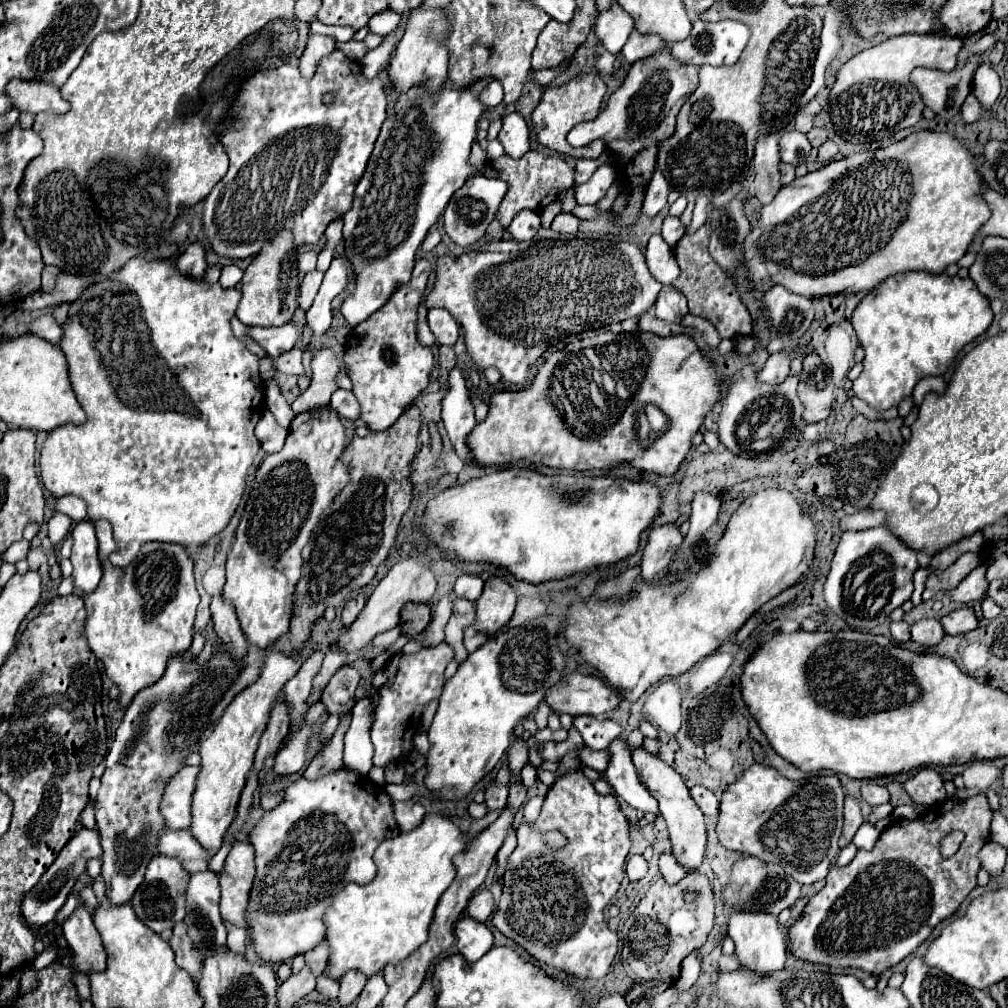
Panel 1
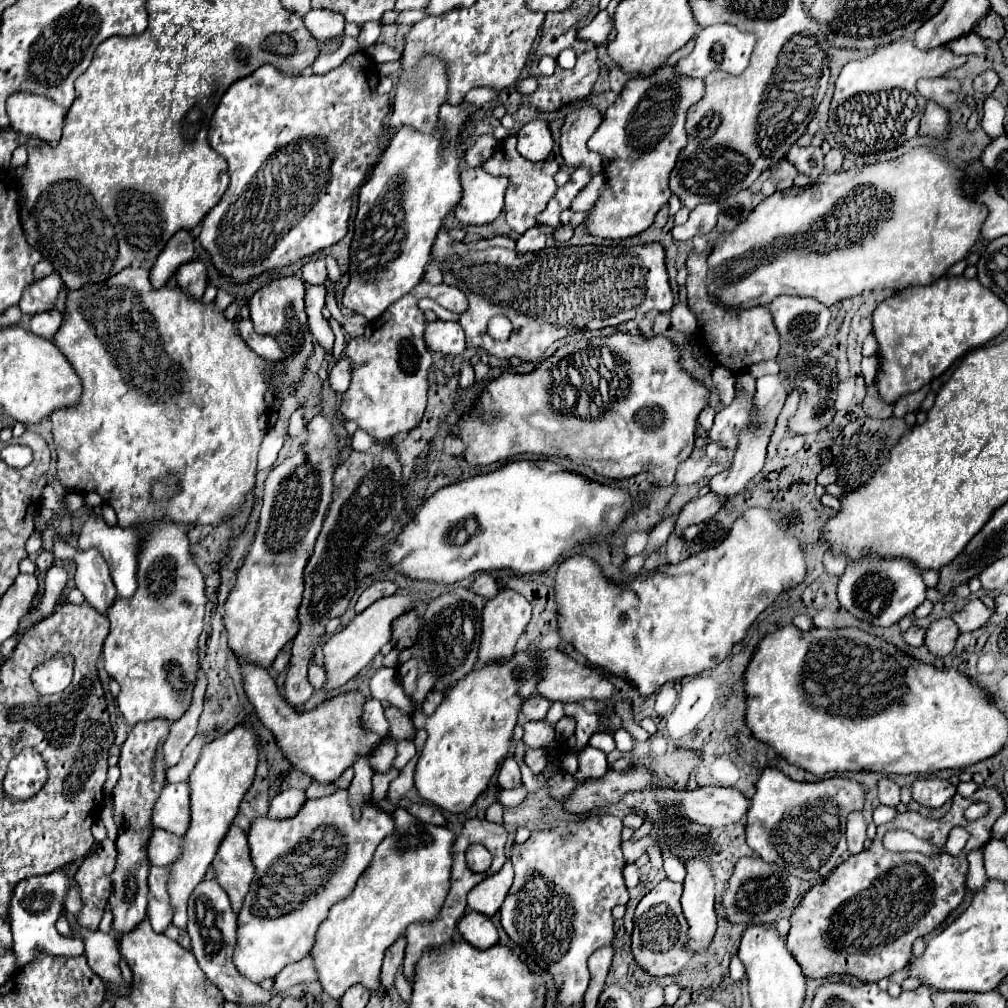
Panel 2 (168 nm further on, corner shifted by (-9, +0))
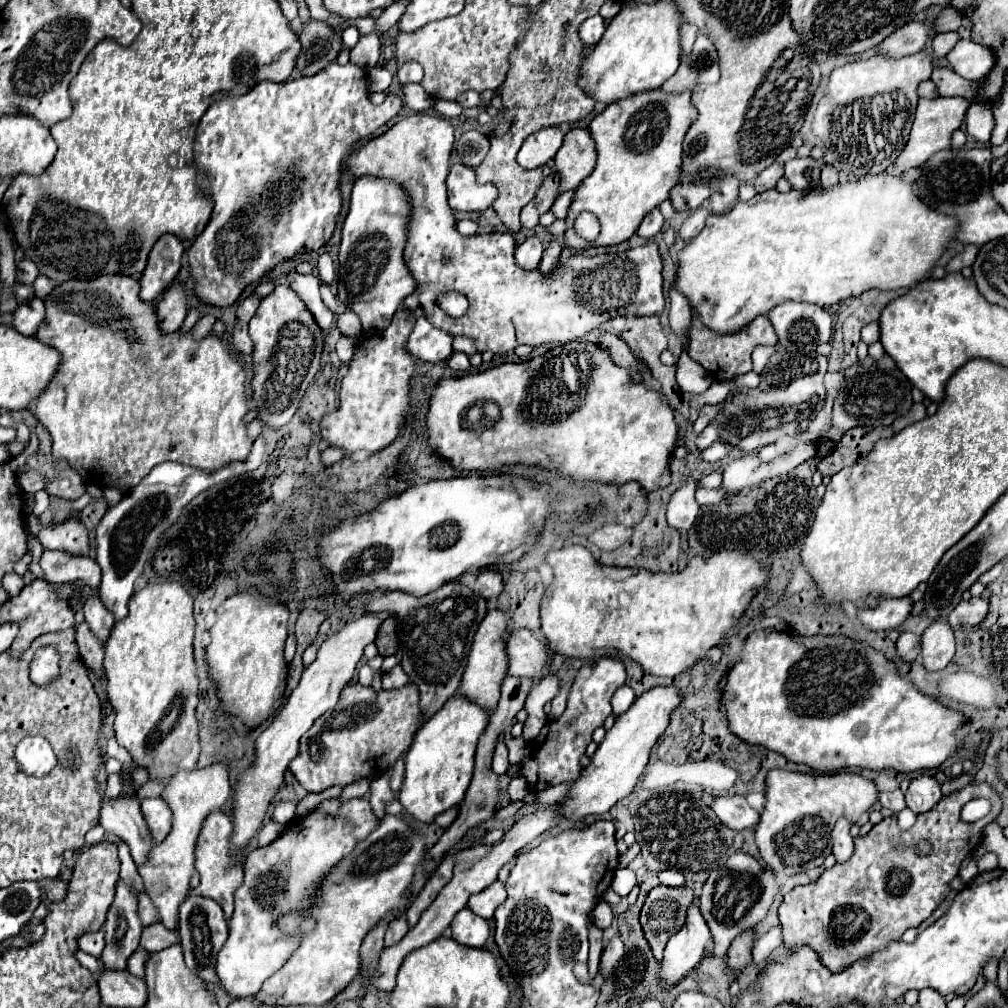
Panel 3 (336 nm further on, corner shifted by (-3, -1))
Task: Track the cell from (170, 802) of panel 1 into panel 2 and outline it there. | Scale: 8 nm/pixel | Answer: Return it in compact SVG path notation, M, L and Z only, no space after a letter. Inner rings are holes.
M188 781L168 783L154 805L152 825L176 835L184 835L188 831L188 821L190 821Z

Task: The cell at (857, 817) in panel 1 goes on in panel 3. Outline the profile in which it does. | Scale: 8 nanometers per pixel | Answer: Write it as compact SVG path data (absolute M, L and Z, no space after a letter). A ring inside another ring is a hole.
M840 818L832 830L832 854L836 862L846 862L854 852L854 838L850 836L850 822Z

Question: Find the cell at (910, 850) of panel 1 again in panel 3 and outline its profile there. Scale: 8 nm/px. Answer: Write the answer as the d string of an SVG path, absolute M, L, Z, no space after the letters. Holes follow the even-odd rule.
M968 784L944 796L934 810L918 814L916 824L906 832L898 828L896 816L884 818L872 826L866 836L856 838L856 850L850 860L834 864L830 870L824 870L816 882L796 886L784 896L778 910L784 946L798 948L808 944L830 970L844 970L850 962L886 948L888 942L900 940L908 928L920 926L948 896L950 882L958 874L962 860L980 846L982 828L996 820L1000 808L1000 796L988 784ZM972 798L988 798L992 810L970 824L960 818L960 810ZM894 840L906 842L910 848L926 840L932 850L928 854L918 854L916 850L896 852L892 848Z

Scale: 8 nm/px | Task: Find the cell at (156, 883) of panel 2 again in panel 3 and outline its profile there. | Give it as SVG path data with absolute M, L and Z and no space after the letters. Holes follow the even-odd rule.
M146 894L138 896L138 916L142 920L142 926L150 926L152 922L158 920L158 910L156 910L156 906L150 902L150 898Z

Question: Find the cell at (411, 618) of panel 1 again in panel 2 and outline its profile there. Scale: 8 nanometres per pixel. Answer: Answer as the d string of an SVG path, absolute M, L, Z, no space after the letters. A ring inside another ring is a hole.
M416 611L404 613L400 619L392 623L392 645L400 651L412 647L418 639L418 631L420 631L420 621Z

